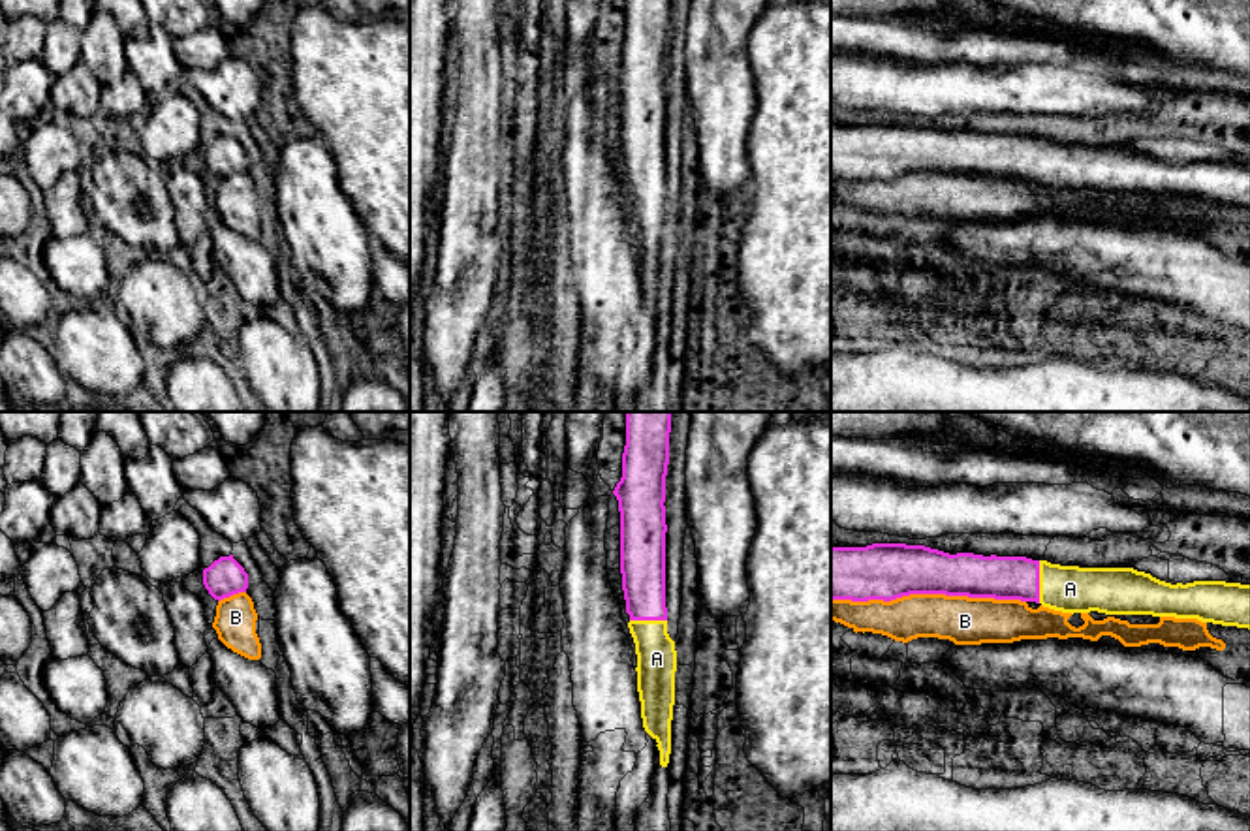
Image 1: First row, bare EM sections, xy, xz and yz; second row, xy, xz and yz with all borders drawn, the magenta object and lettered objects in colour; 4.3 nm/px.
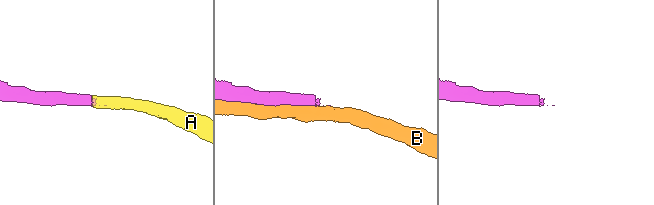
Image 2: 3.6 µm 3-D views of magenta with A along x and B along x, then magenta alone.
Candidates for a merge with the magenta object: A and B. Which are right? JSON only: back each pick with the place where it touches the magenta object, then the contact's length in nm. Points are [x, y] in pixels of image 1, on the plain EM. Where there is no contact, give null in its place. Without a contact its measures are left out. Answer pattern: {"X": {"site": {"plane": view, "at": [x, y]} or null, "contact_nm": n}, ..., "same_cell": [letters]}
{"A": {"site": {"plane": "yz", "at": [1038, 160]}, "contact_nm": 180}, "same_cell": ["A"]}

